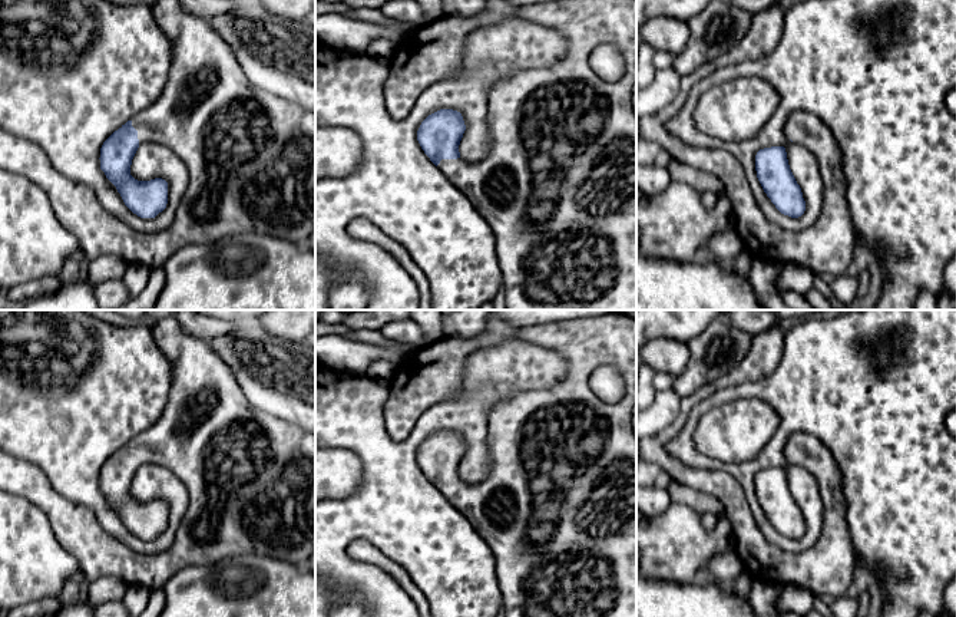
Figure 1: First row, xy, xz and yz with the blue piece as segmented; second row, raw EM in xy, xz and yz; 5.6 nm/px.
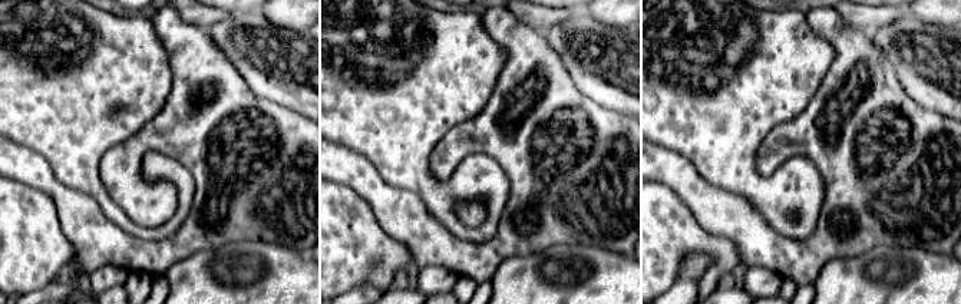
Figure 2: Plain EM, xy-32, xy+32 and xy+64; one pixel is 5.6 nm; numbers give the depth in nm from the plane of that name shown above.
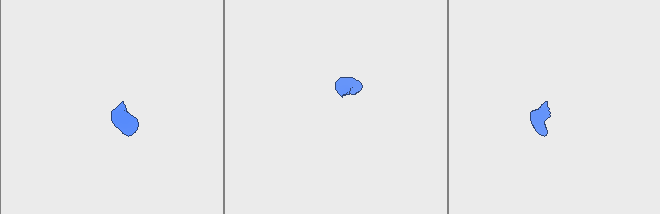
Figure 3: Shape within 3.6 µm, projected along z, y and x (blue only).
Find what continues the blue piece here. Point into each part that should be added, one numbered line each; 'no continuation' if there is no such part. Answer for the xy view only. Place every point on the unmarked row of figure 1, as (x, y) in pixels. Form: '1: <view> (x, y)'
1: xy (232, 458)

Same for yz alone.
no continuation

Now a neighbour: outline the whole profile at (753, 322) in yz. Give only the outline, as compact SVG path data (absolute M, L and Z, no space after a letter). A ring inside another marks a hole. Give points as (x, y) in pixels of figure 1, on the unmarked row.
M728 310L722 319L751 337L778 323L773 310Z

